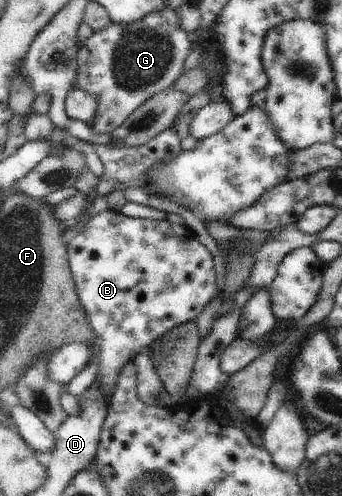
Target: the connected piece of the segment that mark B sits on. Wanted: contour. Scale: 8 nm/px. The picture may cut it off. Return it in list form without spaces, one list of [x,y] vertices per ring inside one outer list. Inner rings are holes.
[[[106,210],[67,241],[76,289],[99,343],[96,383],[109,403],[125,363],[165,331],[196,319],[217,293],[214,257],[184,223],[131,218]]]

